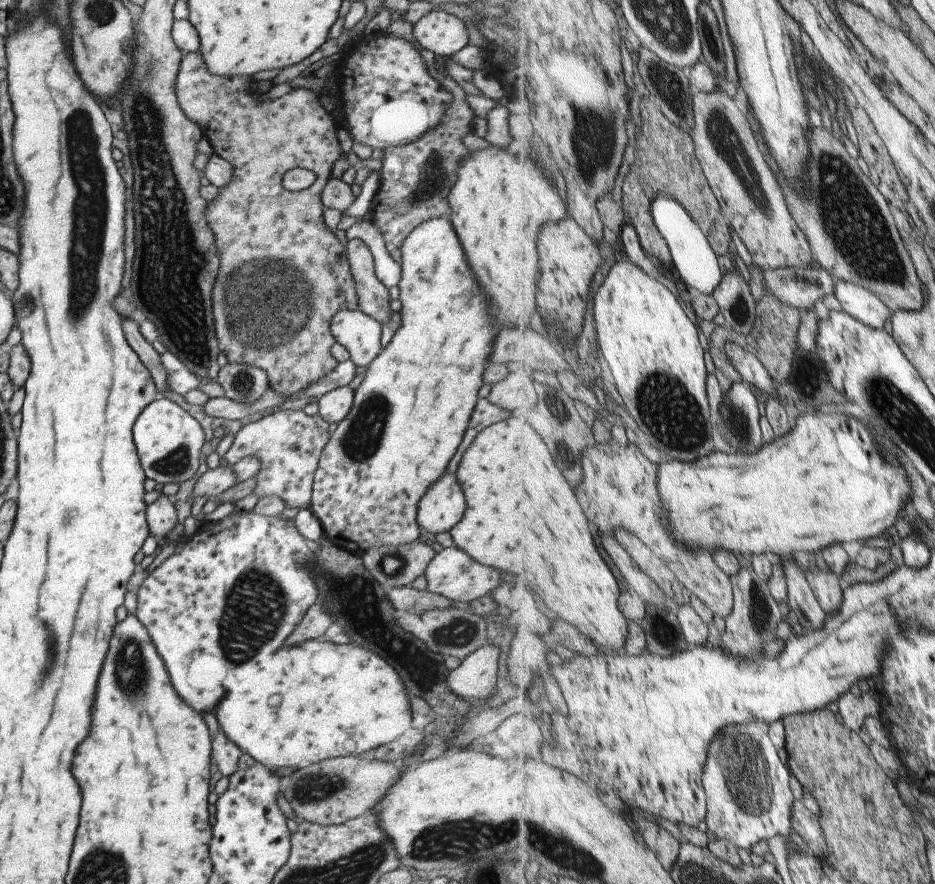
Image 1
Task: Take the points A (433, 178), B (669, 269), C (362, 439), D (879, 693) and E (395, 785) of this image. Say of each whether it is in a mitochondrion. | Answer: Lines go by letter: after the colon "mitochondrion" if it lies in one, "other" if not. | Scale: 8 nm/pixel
A: mitochondrion
B: other
C: mitochondrion
D: other
E: other

